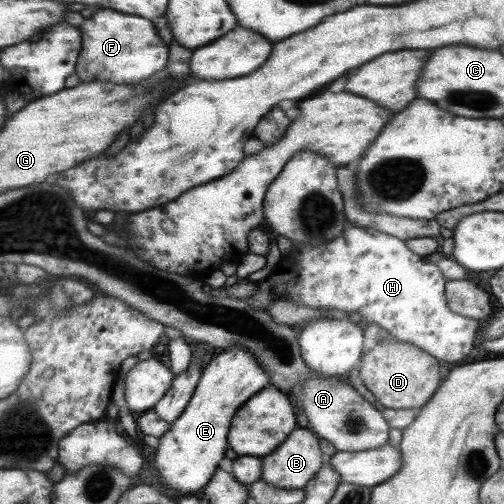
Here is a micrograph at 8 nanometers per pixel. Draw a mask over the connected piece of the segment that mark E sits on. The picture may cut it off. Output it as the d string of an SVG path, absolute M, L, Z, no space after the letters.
M242 346L220 350L208 365L204 365L189 406L171 424L169 432L159 438L154 460L166 494L190 496L205 488L226 454L226 436L229 436L232 428L233 416L245 405L244 402L268 386L268 378L270 376L266 370L262 370L258 358L254 358L254 354Z

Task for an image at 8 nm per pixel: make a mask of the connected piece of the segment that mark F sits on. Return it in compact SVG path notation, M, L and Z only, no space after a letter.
M104 10L86 20L82 32L84 54L80 58L78 76L84 82L112 80L118 84L136 84L162 70L168 62L168 48L160 40L152 22L146 18L122 14L116 10Z

